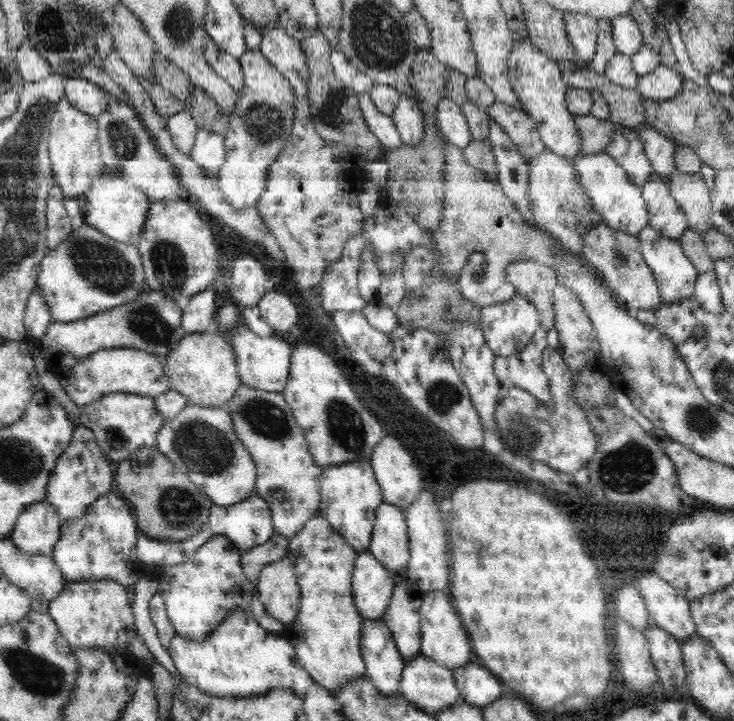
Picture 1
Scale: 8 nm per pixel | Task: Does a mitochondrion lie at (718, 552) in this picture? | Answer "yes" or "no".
no

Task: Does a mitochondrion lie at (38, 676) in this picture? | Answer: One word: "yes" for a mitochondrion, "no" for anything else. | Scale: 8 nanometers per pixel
yes

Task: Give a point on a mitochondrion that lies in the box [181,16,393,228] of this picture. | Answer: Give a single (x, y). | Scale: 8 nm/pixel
(264, 122)

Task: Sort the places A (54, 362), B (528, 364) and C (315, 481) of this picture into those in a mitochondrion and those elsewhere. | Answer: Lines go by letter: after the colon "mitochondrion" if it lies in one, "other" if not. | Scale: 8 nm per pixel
A: other
B: other
C: other

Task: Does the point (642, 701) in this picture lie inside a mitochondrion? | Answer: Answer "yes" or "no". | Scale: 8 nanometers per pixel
no

